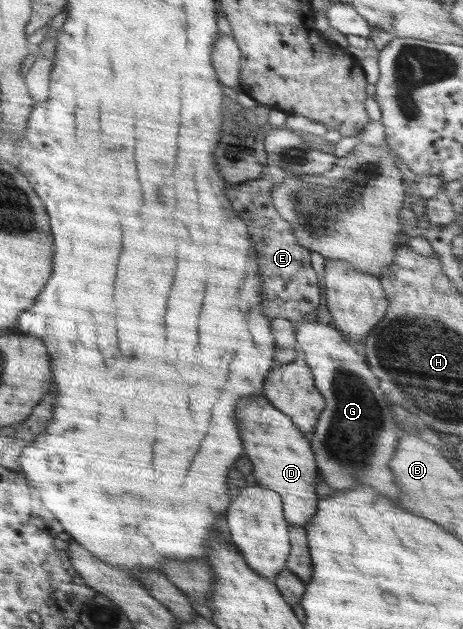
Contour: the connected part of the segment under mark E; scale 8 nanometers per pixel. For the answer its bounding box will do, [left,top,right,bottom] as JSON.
[226,176,322,323]

